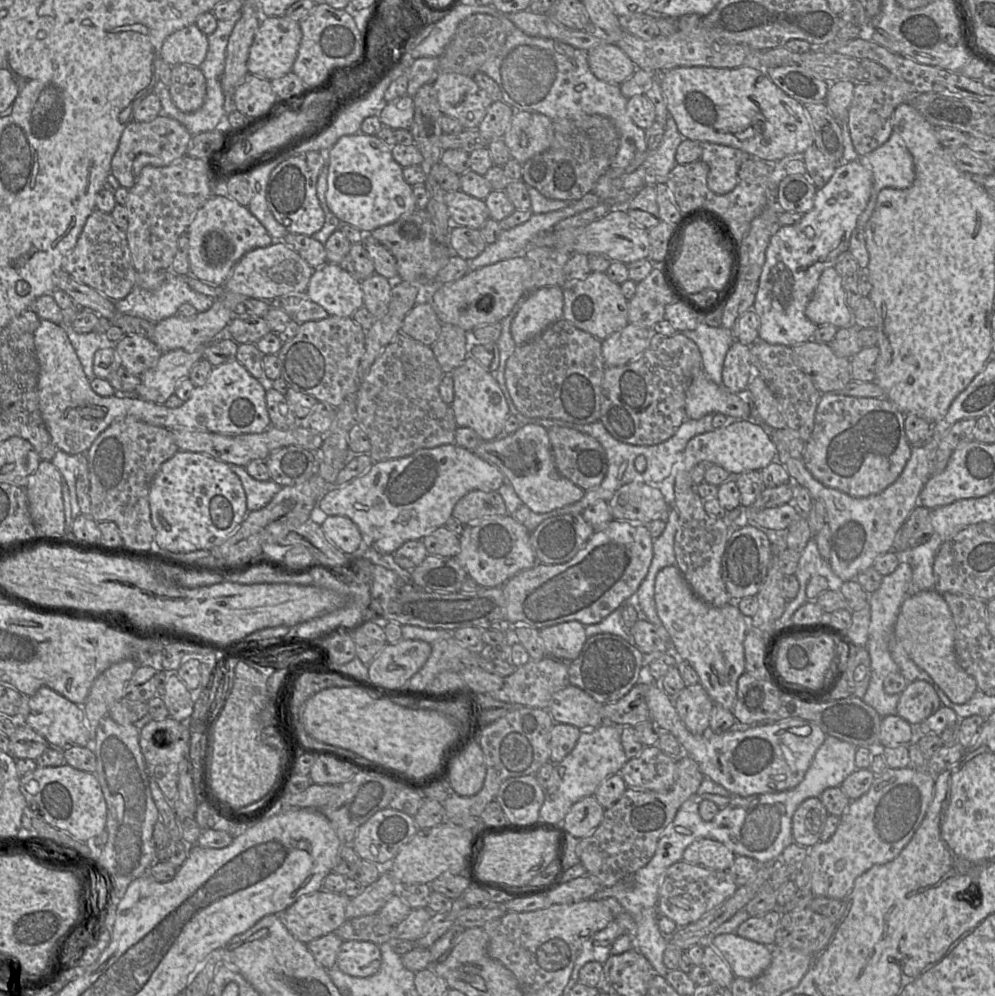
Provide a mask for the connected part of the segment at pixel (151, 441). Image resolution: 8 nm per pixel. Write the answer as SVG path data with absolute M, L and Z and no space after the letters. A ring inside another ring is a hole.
M134 416L113 422L86 451L91 517L96 522L114 522L125 546L152 550L155 529L148 499L150 485L161 465L177 451L179 448L170 429L147 424Z

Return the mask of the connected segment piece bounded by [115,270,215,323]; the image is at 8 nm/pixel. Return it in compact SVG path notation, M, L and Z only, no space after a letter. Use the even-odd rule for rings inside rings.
M168 271L168 279L155 290L135 286L123 299L115 301L116 309L129 316L139 317L153 323L176 315L183 303L193 305L198 312L210 309L214 298L194 291L183 275Z

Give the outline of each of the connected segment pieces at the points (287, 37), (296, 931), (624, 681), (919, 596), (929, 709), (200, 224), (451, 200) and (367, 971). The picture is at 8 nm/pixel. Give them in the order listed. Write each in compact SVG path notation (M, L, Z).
M286 16L263 17L254 35L247 60L248 73L269 81L292 71L297 57L302 32L300 24Z
M319 890L300 897L280 914L287 930L299 941L307 944L317 938L334 933L346 920L348 898Z
M611 633L596 634L588 637L579 656L568 662L569 682L602 705L614 703L639 682L646 658L637 647L621 636Z
M931 589L906 596L893 632L907 655L933 679L951 702L965 704L972 698L978 690L977 682L957 661L954 650L954 621L943 594Z
M915 680L909 682L900 694L896 714L910 725L918 727L941 705L941 700L932 685L922 680Z
M213 195L187 228L190 274L205 283L224 286L235 265L247 252L272 244L272 237L245 206L228 195Z
M461 190L445 192L444 200L453 225L480 229L490 218L484 200L472 197Z
M343 941L340 946L336 968L353 977L374 975L381 966L379 945L370 941Z

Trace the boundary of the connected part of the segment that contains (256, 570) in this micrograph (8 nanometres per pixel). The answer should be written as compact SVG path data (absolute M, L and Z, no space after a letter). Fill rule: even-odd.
M269 566L254 567L244 573L229 576L226 581L240 583L244 585L252 584L297 584L312 585L313 577L311 574L292 576L283 574Z

